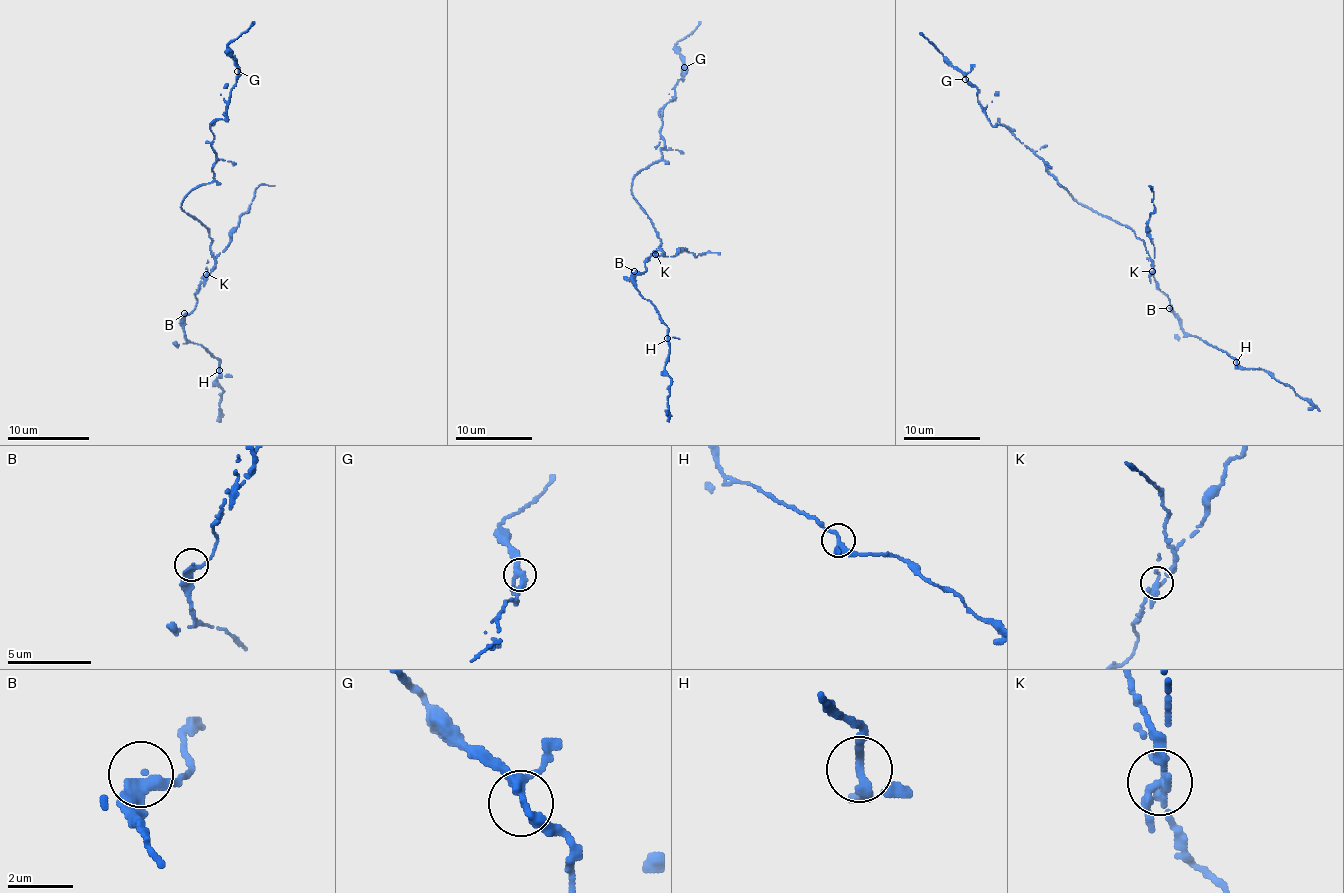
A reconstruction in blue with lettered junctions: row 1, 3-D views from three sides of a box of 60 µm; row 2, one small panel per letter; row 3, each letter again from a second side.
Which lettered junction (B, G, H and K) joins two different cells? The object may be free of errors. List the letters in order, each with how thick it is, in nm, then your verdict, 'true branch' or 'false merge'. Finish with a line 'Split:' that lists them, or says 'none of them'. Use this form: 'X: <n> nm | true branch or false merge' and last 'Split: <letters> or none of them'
B: 260 nm | true branch
G: 280 nm | true branch
H: 240 nm | true branch
K: 260 nm | false merge
Split: K

